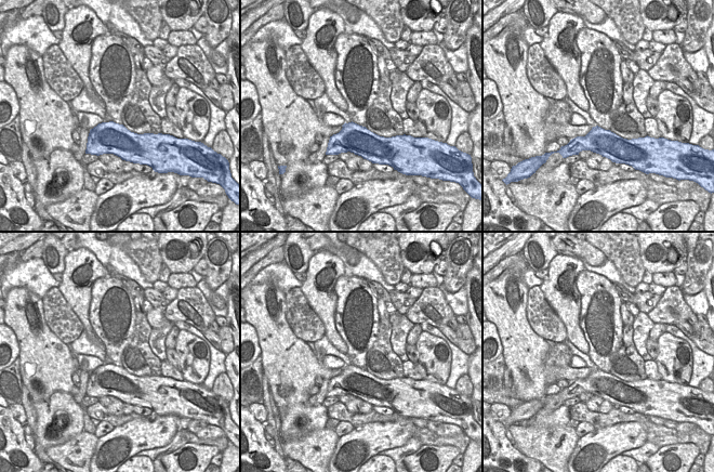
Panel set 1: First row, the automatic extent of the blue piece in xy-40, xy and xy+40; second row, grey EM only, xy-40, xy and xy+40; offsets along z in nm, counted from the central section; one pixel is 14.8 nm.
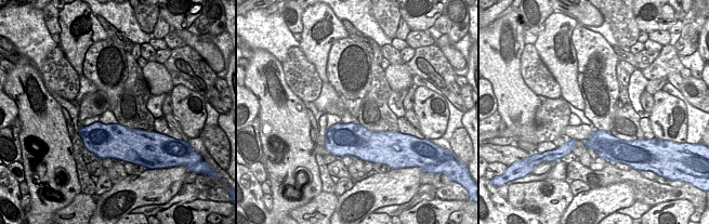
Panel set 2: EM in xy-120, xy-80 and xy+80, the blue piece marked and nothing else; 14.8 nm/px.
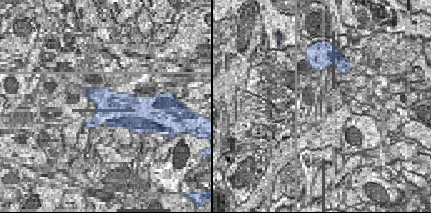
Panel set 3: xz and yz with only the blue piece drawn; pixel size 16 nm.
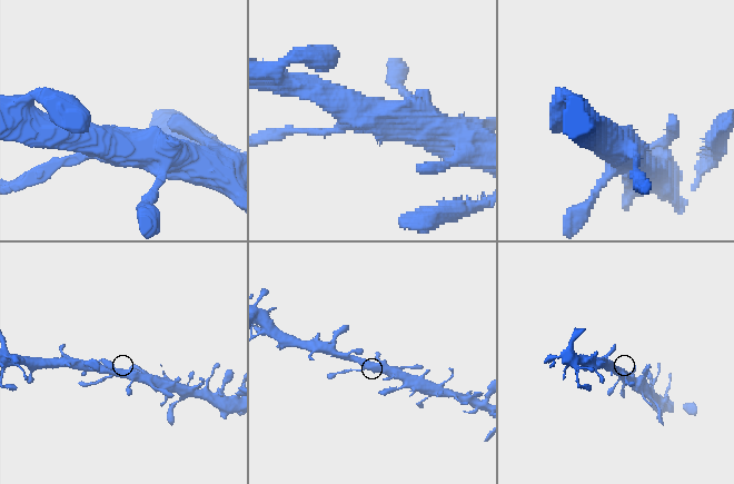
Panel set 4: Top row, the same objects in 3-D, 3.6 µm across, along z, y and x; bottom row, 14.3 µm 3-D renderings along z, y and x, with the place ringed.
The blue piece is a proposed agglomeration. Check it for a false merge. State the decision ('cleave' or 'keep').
keep

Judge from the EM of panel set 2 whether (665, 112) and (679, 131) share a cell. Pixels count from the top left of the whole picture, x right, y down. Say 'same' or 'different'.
same

